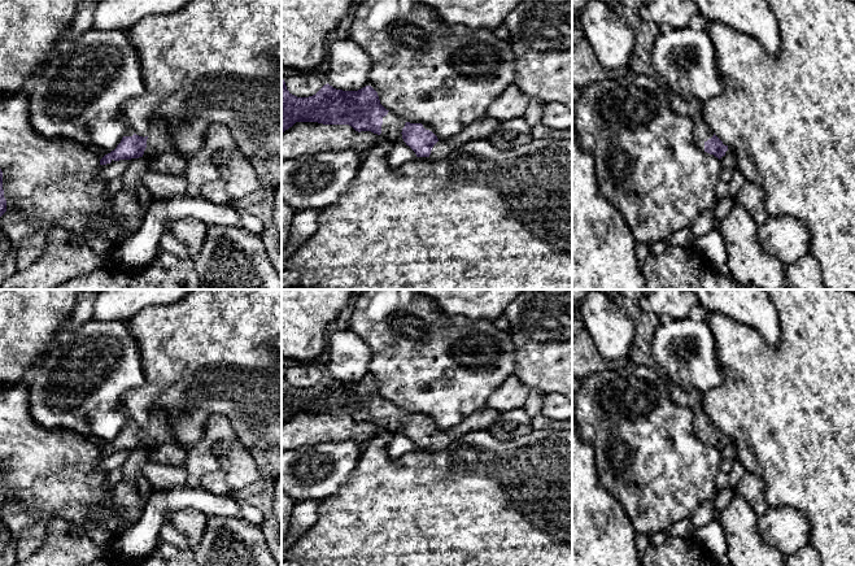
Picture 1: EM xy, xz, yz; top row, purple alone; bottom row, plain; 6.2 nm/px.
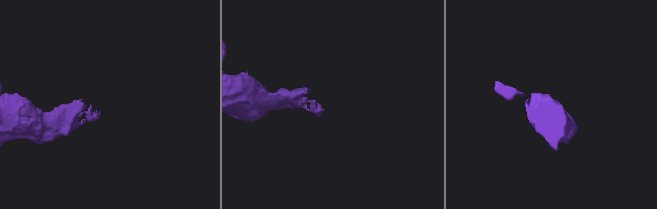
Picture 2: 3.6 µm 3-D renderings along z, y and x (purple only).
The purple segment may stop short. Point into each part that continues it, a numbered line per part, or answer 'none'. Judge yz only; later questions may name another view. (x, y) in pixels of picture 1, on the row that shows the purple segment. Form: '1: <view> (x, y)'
1: yz (693, 109)

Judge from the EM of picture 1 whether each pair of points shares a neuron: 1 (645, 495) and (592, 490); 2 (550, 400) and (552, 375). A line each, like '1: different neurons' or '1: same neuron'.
1: different neurons
2: different neurons

